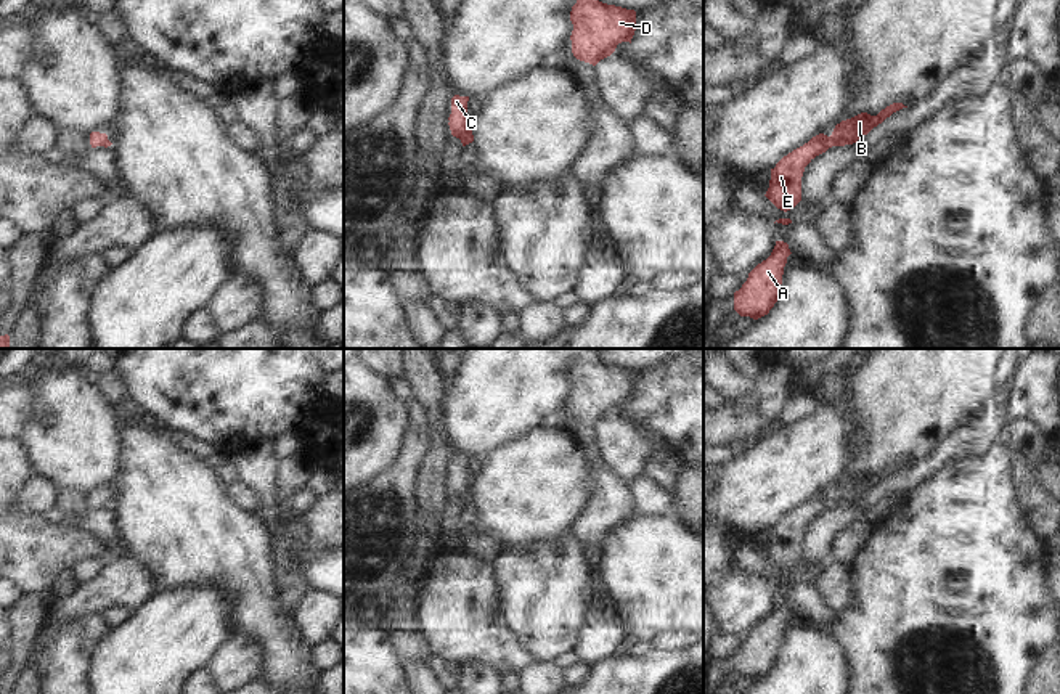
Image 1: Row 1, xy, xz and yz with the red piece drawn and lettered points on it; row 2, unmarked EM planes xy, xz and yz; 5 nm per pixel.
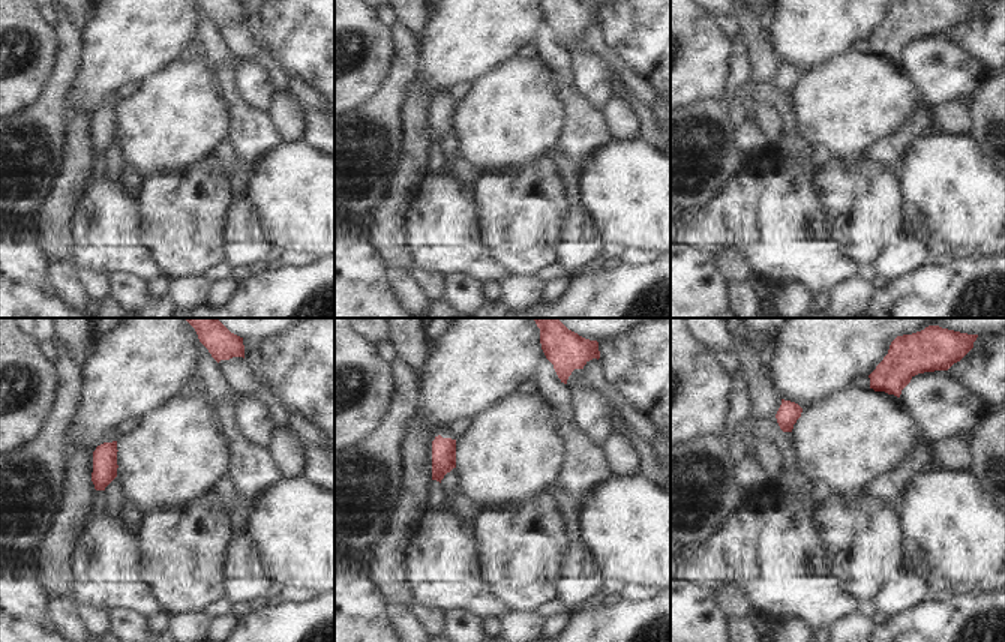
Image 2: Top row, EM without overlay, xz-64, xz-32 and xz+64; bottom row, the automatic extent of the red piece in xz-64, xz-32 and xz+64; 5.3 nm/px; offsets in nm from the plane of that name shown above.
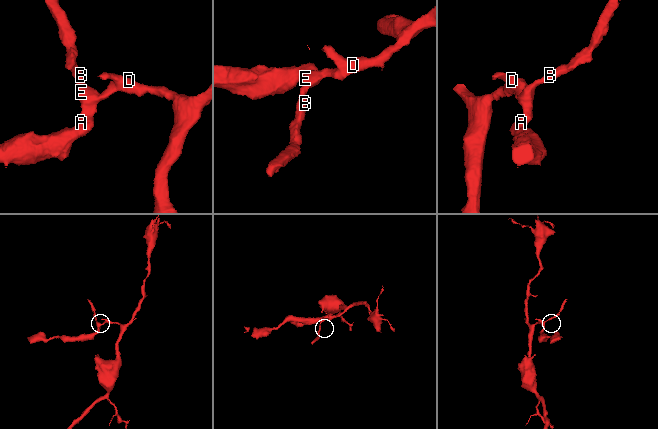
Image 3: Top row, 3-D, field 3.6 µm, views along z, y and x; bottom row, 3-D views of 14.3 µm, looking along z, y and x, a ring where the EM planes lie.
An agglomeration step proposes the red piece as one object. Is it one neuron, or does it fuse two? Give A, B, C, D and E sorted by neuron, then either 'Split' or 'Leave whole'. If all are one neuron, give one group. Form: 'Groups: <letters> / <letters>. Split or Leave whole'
Groups: A B C D E. Leave whole

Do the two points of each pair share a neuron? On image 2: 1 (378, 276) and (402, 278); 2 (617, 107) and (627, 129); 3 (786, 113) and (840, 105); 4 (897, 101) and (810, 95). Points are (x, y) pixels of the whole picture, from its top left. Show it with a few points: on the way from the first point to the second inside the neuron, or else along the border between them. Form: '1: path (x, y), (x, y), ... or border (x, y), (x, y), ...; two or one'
1: border (389, 267), (389, 281), (402, 302); two
2: path (620, 113), (626, 123); one
3: border (791, 96), (798, 119), (798, 132); two
4: path (876, 101), (831, 101); one

